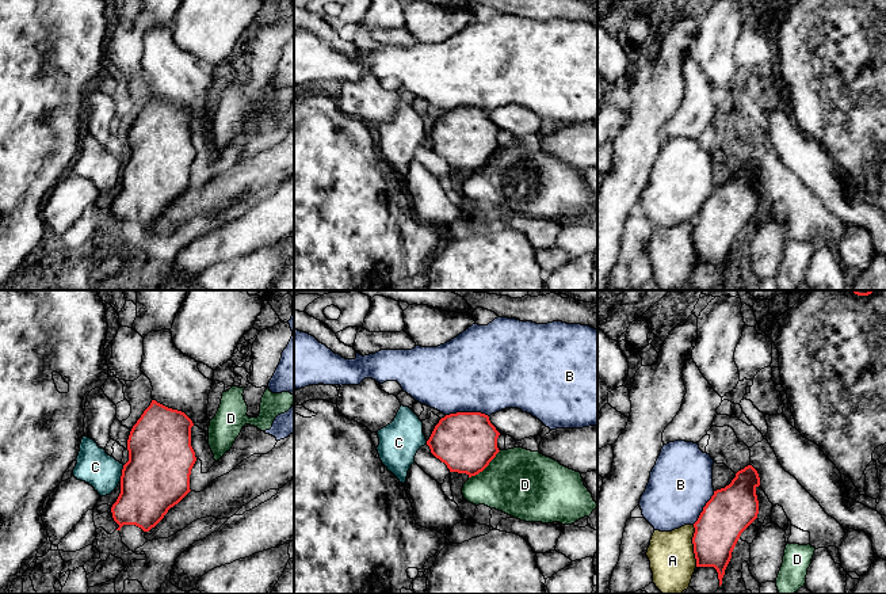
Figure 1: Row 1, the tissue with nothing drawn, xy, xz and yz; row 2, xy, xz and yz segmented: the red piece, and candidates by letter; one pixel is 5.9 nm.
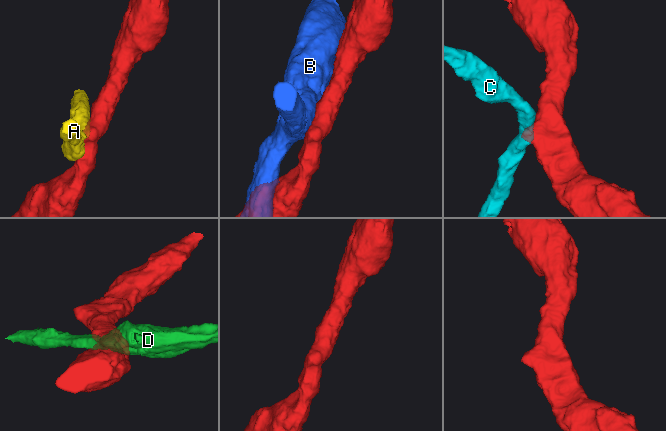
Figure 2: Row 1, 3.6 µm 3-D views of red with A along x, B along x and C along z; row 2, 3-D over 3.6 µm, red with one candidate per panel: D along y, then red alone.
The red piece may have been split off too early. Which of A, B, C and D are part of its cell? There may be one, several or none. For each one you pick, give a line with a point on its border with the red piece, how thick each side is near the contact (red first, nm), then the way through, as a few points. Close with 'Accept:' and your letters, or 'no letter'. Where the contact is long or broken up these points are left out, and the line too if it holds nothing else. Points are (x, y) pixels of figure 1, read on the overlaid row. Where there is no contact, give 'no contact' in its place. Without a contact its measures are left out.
Accept: no letter

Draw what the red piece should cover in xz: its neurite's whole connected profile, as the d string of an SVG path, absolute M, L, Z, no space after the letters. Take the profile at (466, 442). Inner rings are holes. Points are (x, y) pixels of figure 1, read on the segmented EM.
M505 408L490 416L457 412L439 420L427 445L450 472L471 477L482 472L500 452L500 434L522 441L539 435L545 427L539 419L519 408Z

